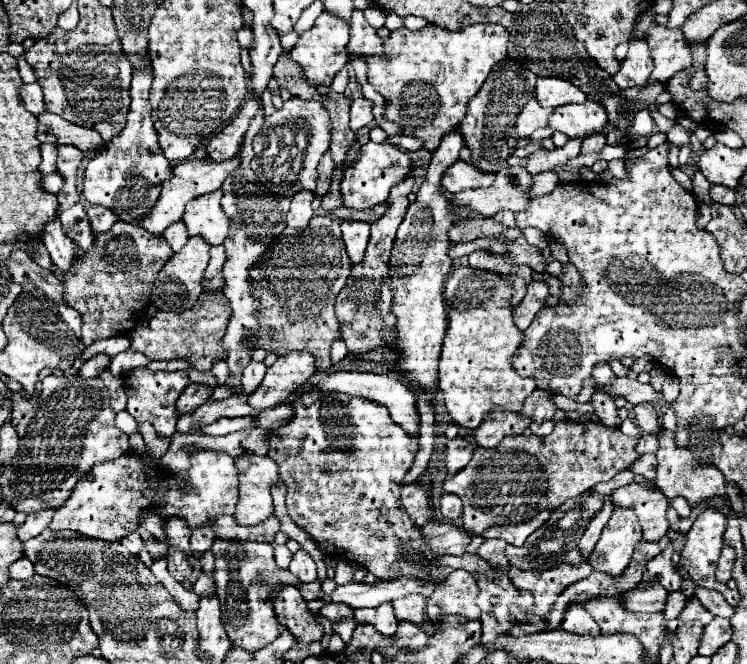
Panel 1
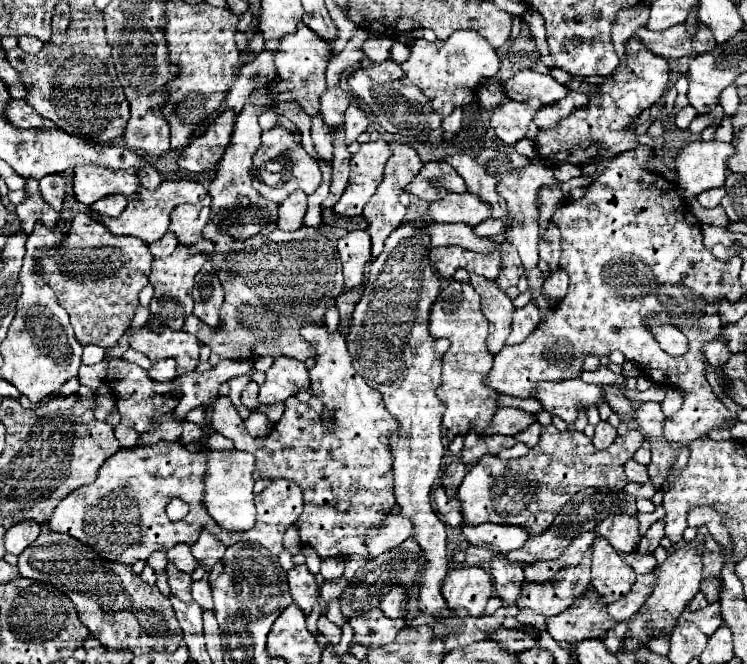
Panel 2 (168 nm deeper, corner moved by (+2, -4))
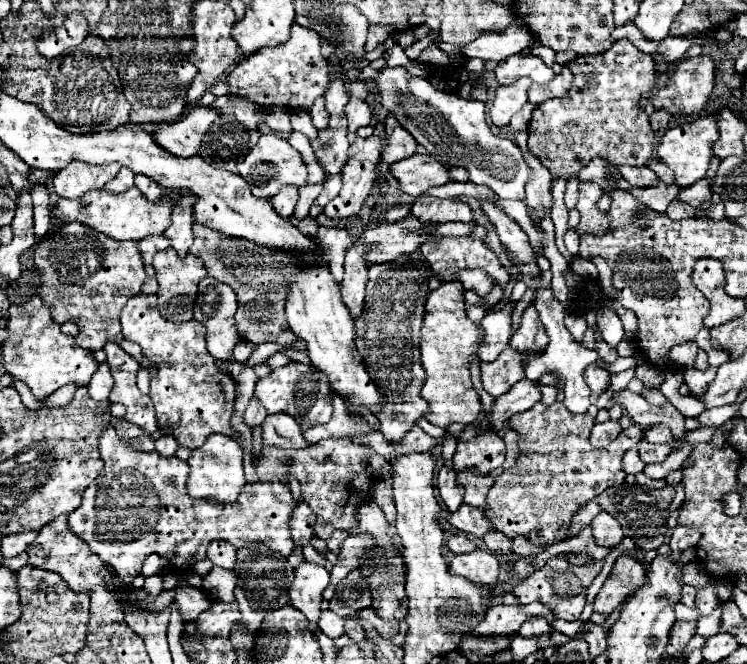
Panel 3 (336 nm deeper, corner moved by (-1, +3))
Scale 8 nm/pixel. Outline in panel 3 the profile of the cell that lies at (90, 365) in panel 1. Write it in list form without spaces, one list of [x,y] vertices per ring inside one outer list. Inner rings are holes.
[[[14,379],[14,383],[12,383],[12,387],[14,387],[16,391],[18,391],[22,403],[24,403],[24,405],[29,409],[41,408],[43,407],[44,403],[48,400],[48,399],[44,399],[42,401],[38,401],[37,399],[35,399],[28,386],[22,381],[18,381],[18,379]]]

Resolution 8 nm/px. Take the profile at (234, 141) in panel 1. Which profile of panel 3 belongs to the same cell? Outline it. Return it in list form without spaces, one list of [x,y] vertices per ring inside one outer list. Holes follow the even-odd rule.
[[[192,107],[178,121],[162,121],[152,129],[154,141],[176,157],[192,157],[200,149],[202,137],[218,119],[218,111],[210,107]]]

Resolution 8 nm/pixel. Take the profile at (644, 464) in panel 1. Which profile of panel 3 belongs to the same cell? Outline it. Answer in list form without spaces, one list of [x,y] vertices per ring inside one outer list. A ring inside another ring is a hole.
[[[636,447],[630,449],[630,451],[624,455],[624,459],[622,459],[622,469],[624,469],[628,475],[636,475],[636,473],[640,473],[644,467],[646,467],[646,465],[644,465],[642,459],[638,457],[638,449],[636,449]]]

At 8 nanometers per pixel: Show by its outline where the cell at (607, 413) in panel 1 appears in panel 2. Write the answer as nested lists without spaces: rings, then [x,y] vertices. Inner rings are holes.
[[[601,420],[601,422],[595,426],[595,436],[593,436],[595,448],[599,448],[599,450],[607,448],[607,446],[613,444],[615,438],[617,438],[617,430],[615,430],[607,420]]]

